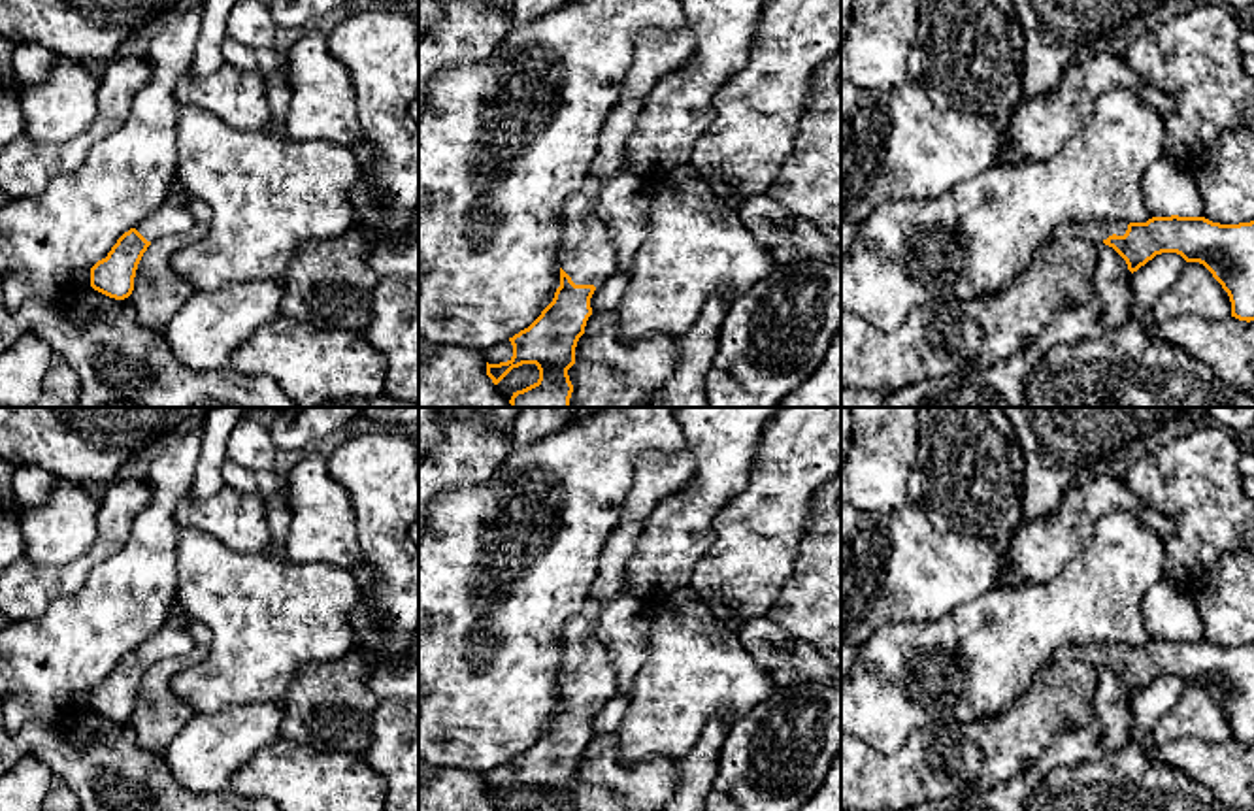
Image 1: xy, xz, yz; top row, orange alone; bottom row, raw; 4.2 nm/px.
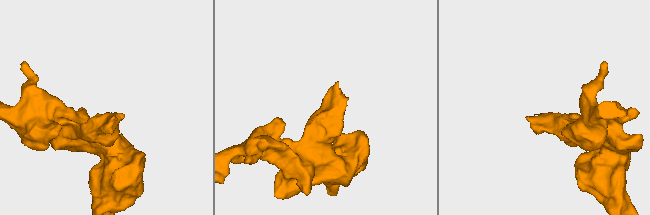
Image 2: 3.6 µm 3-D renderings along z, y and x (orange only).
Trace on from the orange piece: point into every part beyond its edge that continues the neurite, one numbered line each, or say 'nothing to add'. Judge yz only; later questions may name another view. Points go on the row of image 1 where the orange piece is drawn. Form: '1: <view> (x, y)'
1: yz (1094, 232)

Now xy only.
1: xy (172, 217)

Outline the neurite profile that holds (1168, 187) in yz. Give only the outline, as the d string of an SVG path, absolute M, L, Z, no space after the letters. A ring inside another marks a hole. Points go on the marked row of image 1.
M1165 157L1145 172L1143 196L1154 217L1203 217L1203 200L1192 174Z

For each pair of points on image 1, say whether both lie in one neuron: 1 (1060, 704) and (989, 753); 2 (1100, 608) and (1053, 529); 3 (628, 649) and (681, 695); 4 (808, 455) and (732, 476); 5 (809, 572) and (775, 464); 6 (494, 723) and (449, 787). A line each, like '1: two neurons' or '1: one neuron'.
1: one neuron
2: two neurons
3: two neurons
4: two neurons
5: two neurons
6: two neurons

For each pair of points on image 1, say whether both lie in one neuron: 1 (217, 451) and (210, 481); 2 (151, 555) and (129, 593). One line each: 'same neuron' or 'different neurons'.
1: same neuron
2: same neuron

